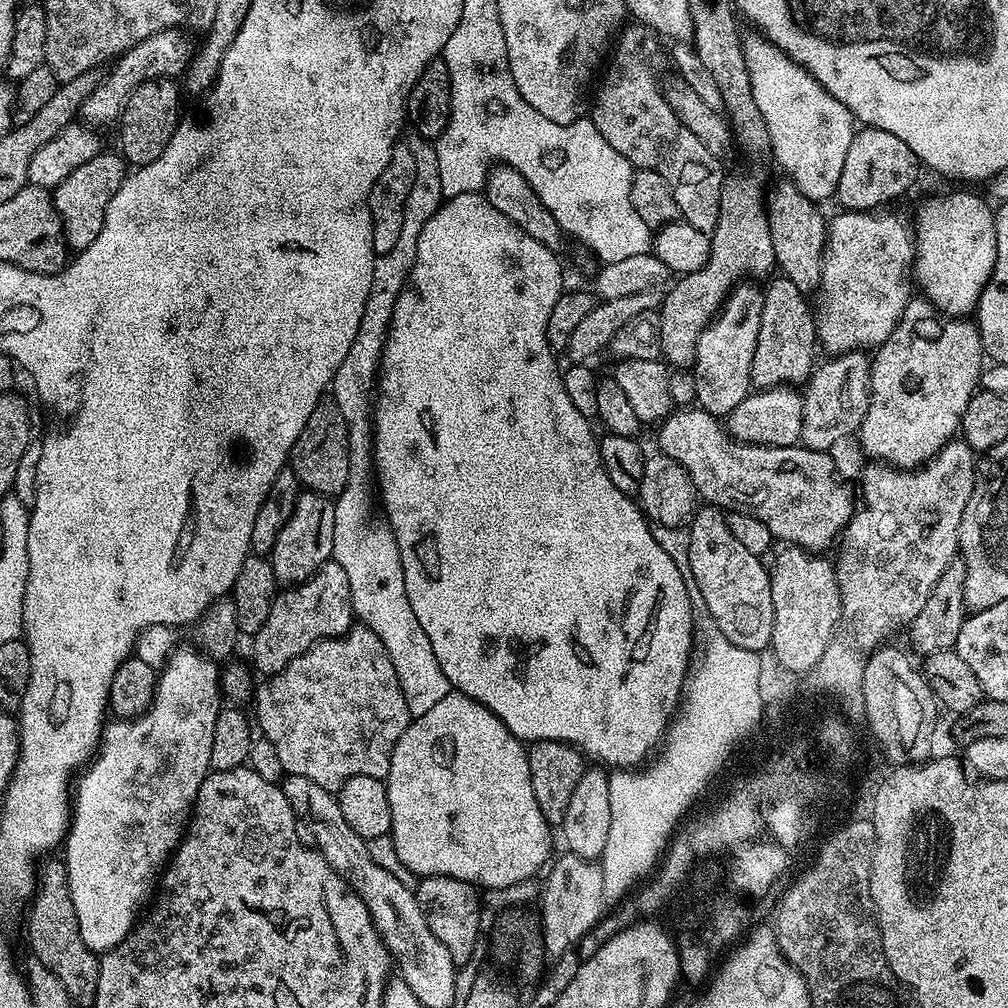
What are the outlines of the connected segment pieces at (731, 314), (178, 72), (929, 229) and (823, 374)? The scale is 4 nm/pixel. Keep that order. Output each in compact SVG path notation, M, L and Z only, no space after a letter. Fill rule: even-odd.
M737 283L698 338L694 361L696 404L717 418L728 417L752 388L750 362L754 362L754 346L758 346L758 326L762 326L764 305L763 291L752 284L755 283Z
M163 28L150 34L150 38L142 38L138 46L115 57L114 63L107 69L109 72L105 71L94 86L90 98L82 102L79 119L93 130L104 130L107 124L115 125L119 121L128 96L138 86L142 86L142 82L183 77L190 59L190 48L188 52L188 40L182 33L180 28Z
M952 192L941 200L928 200L914 216L914 235L916 237L916 259L914 261L914 280L922 291L923 299L943 312L946 316L968 318L976 311L982 290L994 270L996 257L996 212L980 196L972 192Z
M863 351L842 352L822 364L813 367L802 388L804 401L800 444L805 448L828 452L839 440L847 436L855 437L859 433L860 423L866 418L872 397L872 365Z

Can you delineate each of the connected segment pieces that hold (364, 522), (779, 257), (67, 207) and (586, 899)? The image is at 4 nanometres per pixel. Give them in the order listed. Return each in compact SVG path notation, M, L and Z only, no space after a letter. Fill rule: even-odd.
M409 135L406 143L414 154L416 177L410 189L410 198L406 198L404 217L402 218L402 234L398 242L386 254L376 257L374 278L370 281L370 294L366 297L366 310L362 310L362 322L358 322L358 334L354 334L354 343L342 358L342 366L334 374L330 385L330 396L336 409L348 427L348 481L339 496L334 500L334 550L332 559L346 570L346 578L350 578L350 598L355 619L365 624L378 638L382 638L382 646L386 646L386 654L390 654L390 662L394 662L394 670L398 674L398 682L402 686L402 694L406 698L409 717L415 718L426 714L435 704L442 702L450 691L446 674L442 674L442 666L438 666L438 658L434 655L434 646L430 646L430 638L426 638L426 630L418 626L418 618L414 618L414 610L410 610L410 598L406 598L406 582L402 574L402 558L400 547L394 538L392 529L383 519L372 518L372 496L374 500L374 385L378 380L380 355L384 353L384 345L388 343L388 327L394 314L394 302L398 302L398 294L402 294L404 284L412 275L414 258L418 254L418 238L422 234L422 226L430 222L430 218L439 210L446 197L442 190L442 178L438 178L438 158L435 147L423 136Z
M783 182L771 189L766 200L770 238L774 238L774 252L779 271L788 277L798 290L812 294L819 289L821 280L821 262L827 240L827 219L823 217L817 201L802 194L790 182Z
M101 150L90 162L82 162L52 192L52 201L60 215L64 227L64 241L73 253L81 252L94 238L98 238L102 230L102 222L106 218L106 206L110 206L110 198L118 194L118 186L122 186L126 175L126 161L115 151Z
M571 854L563 855L557 855L551 861L547 869L548 881L544 884L544 897L540 900L538 924L542 929L542 947L549 957L560 956L568 951L571 953L574 946L606 912L604 883L599 863Z

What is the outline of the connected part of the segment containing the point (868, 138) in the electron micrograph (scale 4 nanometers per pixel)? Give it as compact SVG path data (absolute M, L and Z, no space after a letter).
M867 126L861 127L857 131L856 137L850 142L850 151L846 153L846 163L842 165L842 178L836 187L836 196L841 200L845 209L853 212L867 212L879 209L881 206L888 206L891 200L899 198L903 192L908 192L916 184L916 179L922 173L920 159L898 138L895 134L890 134L886 130L878 130Z

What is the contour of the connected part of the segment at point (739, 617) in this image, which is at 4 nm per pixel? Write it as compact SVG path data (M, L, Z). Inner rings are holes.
M715 506L697 507L686 528L690 542L690 570L718 630L734 646L760 654L771 645L774 630L772 577L765 561L750 554L730 534L727 515Z

